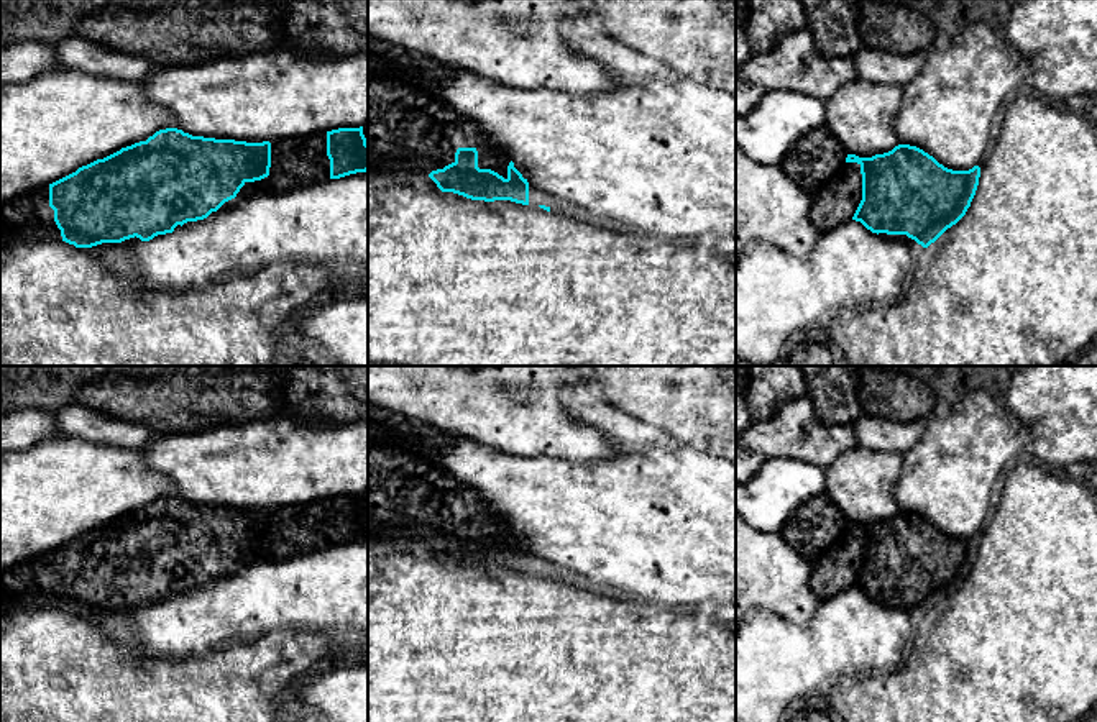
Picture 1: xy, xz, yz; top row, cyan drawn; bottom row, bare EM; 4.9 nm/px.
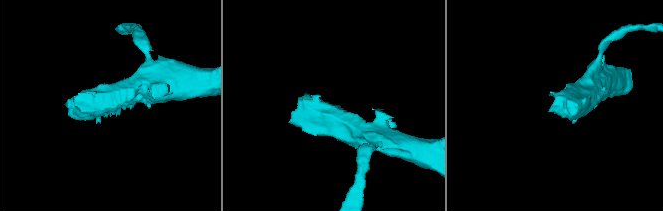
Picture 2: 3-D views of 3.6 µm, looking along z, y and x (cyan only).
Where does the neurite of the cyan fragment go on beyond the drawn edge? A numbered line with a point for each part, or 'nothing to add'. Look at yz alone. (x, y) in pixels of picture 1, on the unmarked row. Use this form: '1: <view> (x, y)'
1: yz (915, 617)

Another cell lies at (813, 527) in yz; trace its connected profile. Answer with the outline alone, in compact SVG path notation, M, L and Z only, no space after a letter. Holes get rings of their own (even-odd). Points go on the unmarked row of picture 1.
M824 492L800 505L780 535L801 558L813 563L836 542L846 525L846 515Z

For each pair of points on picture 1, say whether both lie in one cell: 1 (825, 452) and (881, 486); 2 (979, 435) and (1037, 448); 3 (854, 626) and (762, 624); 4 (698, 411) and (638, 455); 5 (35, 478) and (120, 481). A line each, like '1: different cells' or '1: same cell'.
1: different cells
2: different cells
3: same cell
4: different cells
5: same cell

